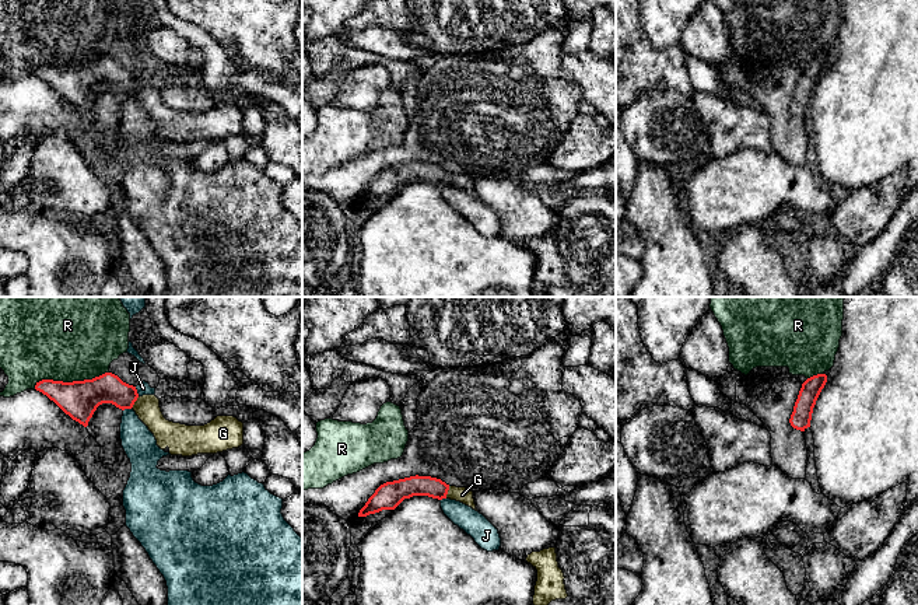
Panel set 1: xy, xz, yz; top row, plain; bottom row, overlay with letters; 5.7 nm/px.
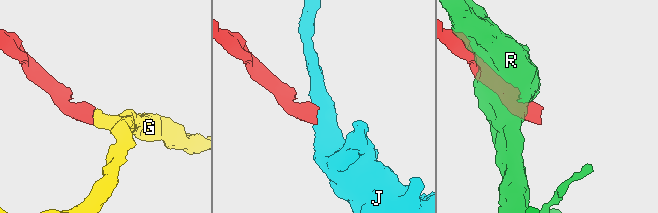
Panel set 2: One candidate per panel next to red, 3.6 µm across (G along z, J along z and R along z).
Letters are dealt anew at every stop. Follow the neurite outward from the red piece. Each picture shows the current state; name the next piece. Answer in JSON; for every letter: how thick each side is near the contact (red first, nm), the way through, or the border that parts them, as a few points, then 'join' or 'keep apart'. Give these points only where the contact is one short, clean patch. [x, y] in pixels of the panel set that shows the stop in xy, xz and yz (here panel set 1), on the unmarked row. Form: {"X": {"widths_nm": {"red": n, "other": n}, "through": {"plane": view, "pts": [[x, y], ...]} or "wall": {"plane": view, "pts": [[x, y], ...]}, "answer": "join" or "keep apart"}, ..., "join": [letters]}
{"G": {"widths_nm": {"red": 120, "other": 90}, "through": {"plane": "xz", "pts": [[406, 174], [435, 174], [447, 178], [462, 181]]}, "answer": "join"}, "J": {"widths_nm": {"red": 180, "other": 80}, "wall": {"plane": "xy", "pts": [[135, 73], [139, 81]]}, "answer": "keep apart"}, "R": {"widths_nm": {"red": 220, "other": 380}, "answer": "keep apart"}, "join": ["G"]}

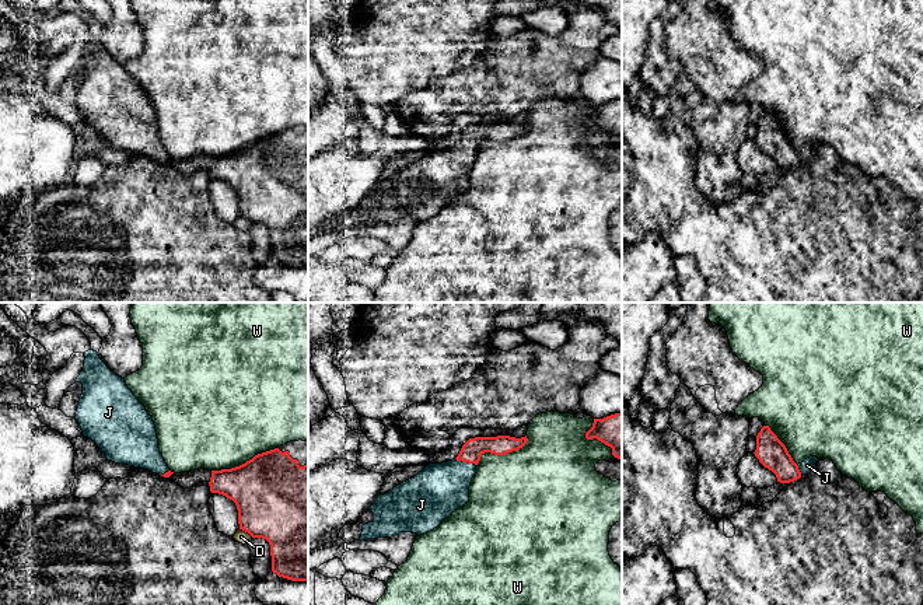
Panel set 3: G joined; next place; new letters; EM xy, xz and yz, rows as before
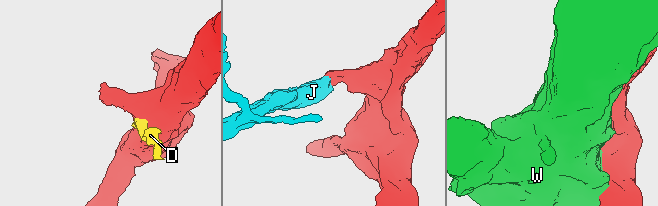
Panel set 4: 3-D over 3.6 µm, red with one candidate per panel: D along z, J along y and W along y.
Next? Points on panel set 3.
{"D": {"widths_nm": {"red": 480, "other": 70}, "answer": "keep apart"}, "J": {"widths_nm": {"red": 120, "other": 300}, "through": {"plane": "xz", "pts": [[472, 136], [465, 147], [440, 175]]}, "answer": "join"}, "W": {"widths_nm": {"red": 460, "other": 500}, "answer": "keep apart"}, "join": ["J"]}

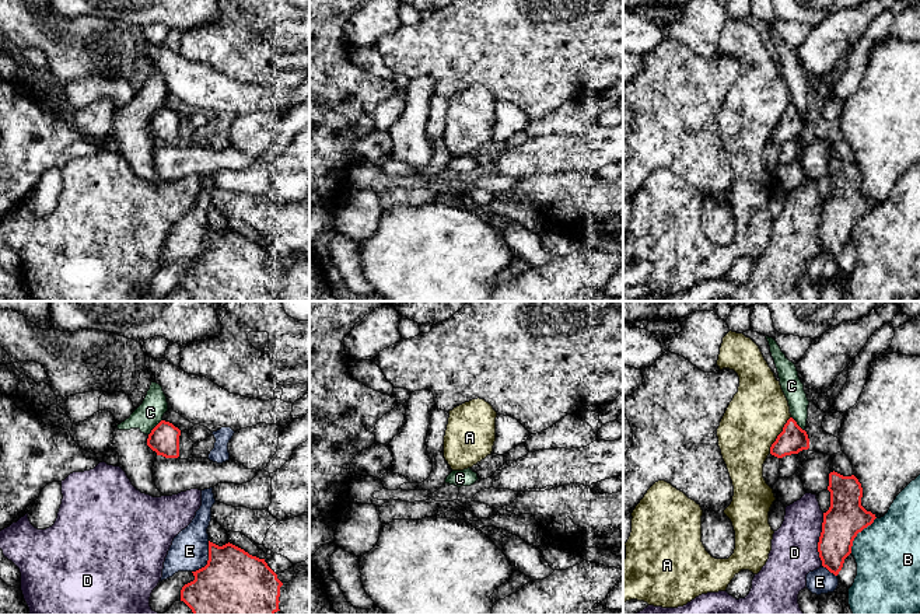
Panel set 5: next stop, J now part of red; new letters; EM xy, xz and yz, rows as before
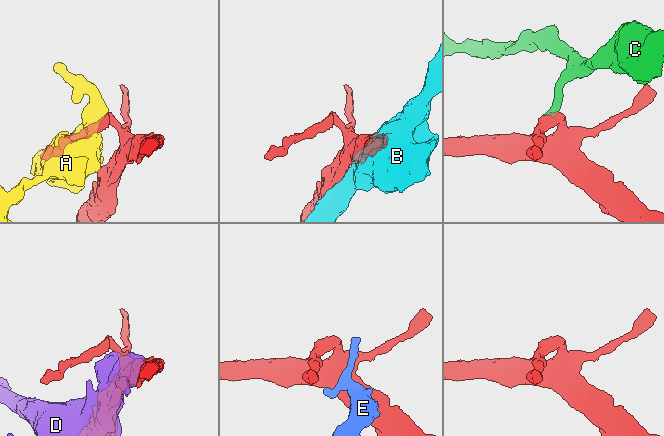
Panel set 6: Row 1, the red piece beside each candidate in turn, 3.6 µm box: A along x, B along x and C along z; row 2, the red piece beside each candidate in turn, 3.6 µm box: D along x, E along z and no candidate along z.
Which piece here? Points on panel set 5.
{"A": {"widths_nm": {"red": 160, "other": 340}, "answer": "keep apart"}, "B": {"widths_nm": {"red": 220, "other": 380}, "answer": "keep apart"}, "C": {"widths_nm": {"red": 180, "other": 150}, "wall": {"plane": "xy", "pts": [[161, 105], [149, 121]]}, "answer": "keep apart"}, "D": {"widths_nm": {"red": 220, "other": 280}, "answer": "keep apart"}, "E": {"widths_nm": {"red": 480, "other": 220}, "answer": "keep apart"}, "join": []}

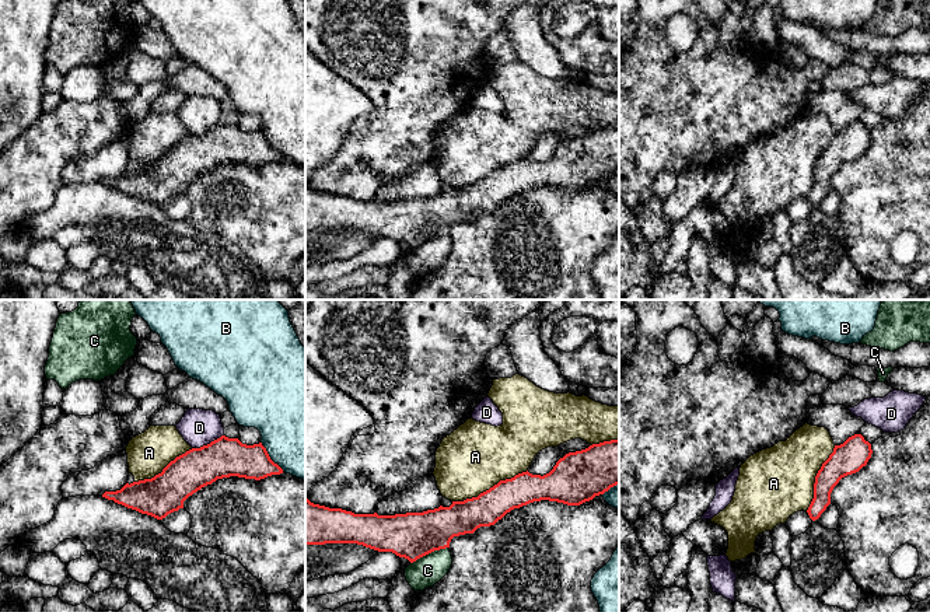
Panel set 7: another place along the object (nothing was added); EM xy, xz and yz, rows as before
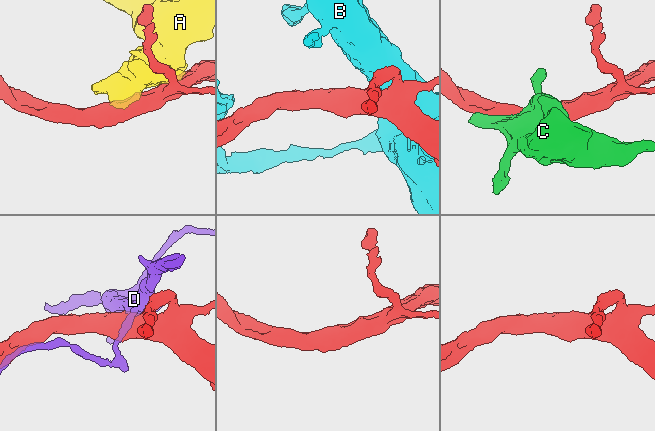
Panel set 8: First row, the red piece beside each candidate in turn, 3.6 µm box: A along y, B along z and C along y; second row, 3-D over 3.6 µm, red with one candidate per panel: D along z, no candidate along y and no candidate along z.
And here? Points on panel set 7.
{"A": {"widths_nm": {"red": 190, "other": 400}, "answer": "keep apart"}, "B": {"widths_nm": {"red": 220, "other": 480}, "answer": "keep apart"}, "C": {"widths_nm": {"red": 260, "other": 170}, "wall": {"plane": "xz", "pts": [[447, 233], [432, 237], [411, 249]]}, "answer": "keep apart"}, "D": {"widths_nm": {"red": 220, "other": 220}, "answer": "keep apart"}, "join": []}

